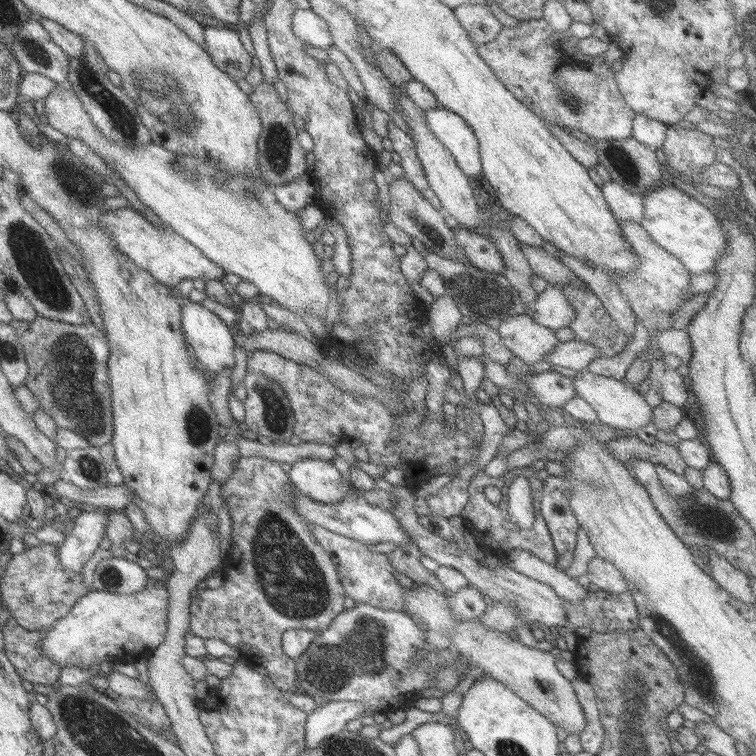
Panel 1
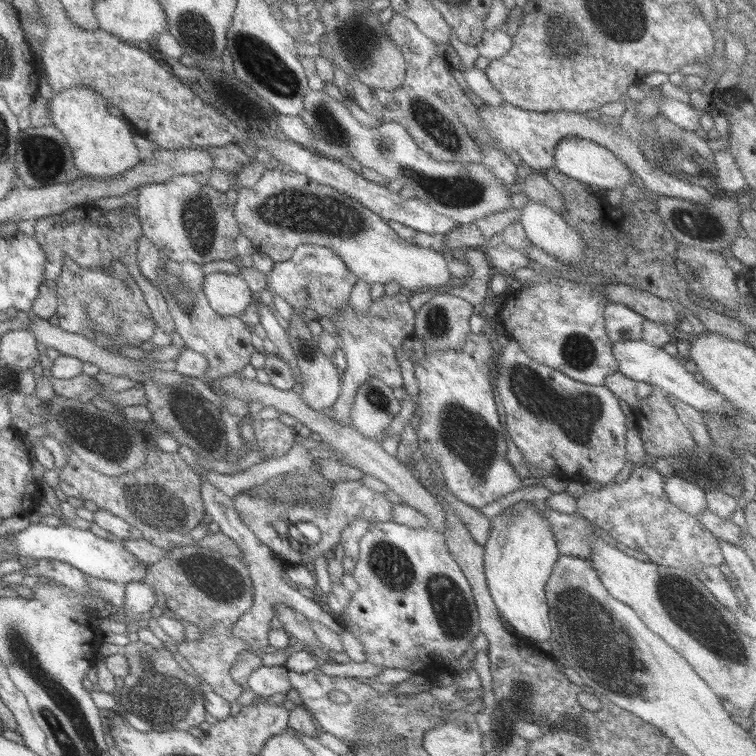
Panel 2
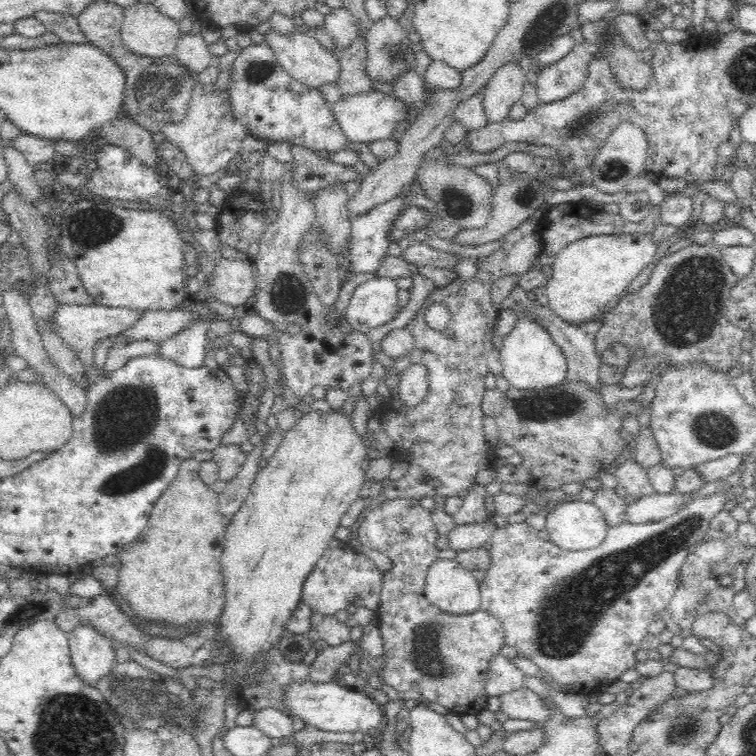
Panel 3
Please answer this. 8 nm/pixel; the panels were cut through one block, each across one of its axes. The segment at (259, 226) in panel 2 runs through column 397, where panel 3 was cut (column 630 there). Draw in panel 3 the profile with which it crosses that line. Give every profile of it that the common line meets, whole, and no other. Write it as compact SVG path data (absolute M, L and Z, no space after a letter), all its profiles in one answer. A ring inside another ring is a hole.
M650 234L588 236L565 246L555 256L552 276L545 287L548 308L560 320L572 325L596 319L625 295L634 279L652 262L657 261L662 247L652 242Z

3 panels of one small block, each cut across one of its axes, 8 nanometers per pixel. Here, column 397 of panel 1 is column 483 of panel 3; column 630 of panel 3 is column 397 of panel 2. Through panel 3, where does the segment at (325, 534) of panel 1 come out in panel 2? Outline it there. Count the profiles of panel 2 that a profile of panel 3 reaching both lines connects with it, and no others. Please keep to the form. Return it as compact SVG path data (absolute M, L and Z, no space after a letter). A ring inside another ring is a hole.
M379 522L379 524L372 524L367 533L359 539L358 543L358 555L355 560L355 566L350 571L355 582L358 584L359 589L355 593L351 594L351 598L347 604L347 607L337 615L343 629L350 631L354 637L363 645L365 651L365 661L381 667L382 670L386 668L404 668L410 670L408 665L409 661L420 660L425 663L425 668L422 672L415 671L414 674L422 674L428 682L435 683L435 672L445 672L446 664L457 660L465 652L469 646L471 639L479 633L477 627L476 609L474 606L474 600L470 591L470 586L463 576L462 571L458 567L458 564L451 558L445 542L443 542L443 536L441 533L435 532L431 528L425 528L425 530L415 530L415 528L407 528L407 526L399 525L395 522Z

